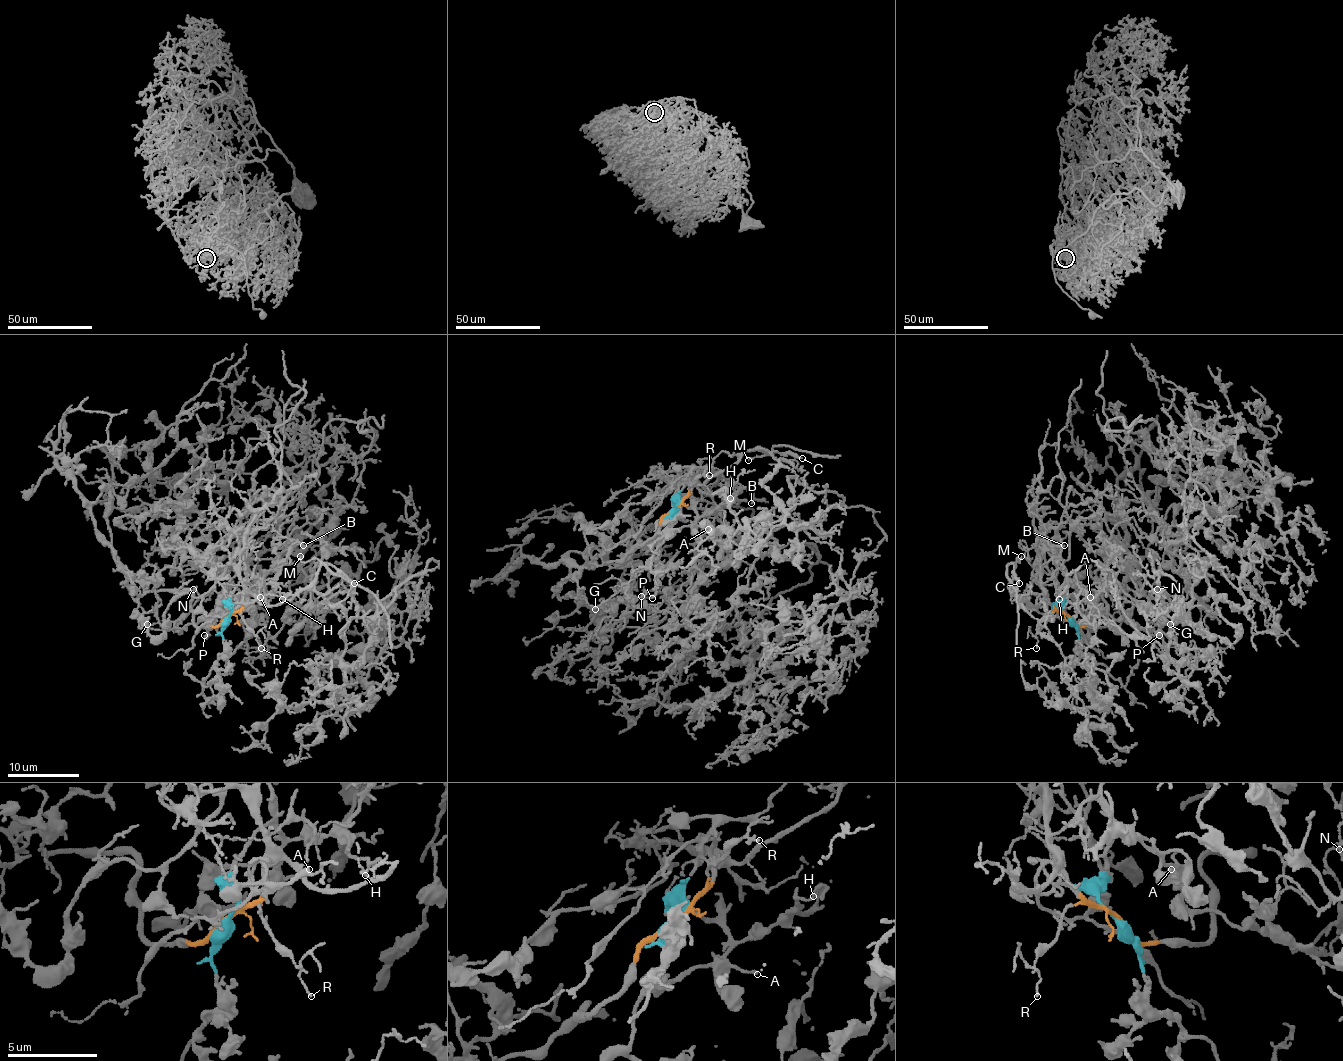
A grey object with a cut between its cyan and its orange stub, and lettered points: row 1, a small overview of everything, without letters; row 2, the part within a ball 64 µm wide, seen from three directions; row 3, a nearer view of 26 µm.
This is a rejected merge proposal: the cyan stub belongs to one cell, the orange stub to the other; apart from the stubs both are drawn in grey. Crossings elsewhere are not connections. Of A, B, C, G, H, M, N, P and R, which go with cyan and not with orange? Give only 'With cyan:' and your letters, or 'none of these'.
With cyan: A, B, G, H, N, P

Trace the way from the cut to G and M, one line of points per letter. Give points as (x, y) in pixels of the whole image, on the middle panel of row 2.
G: (674, 509), (678, 500), (687, 505), (696, 518), (689, 525), (662, 538), (657, 555), (594, 609)
M: (674, 509), (689, 495), (691, 488), (726, 470), (750, 450), (767, 454), (748, 461)

